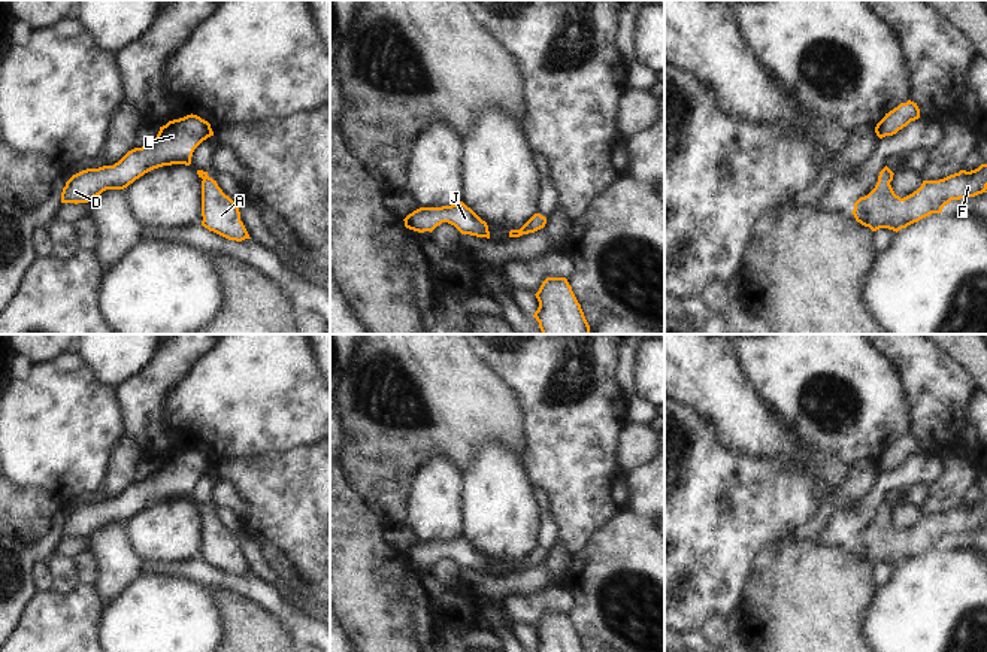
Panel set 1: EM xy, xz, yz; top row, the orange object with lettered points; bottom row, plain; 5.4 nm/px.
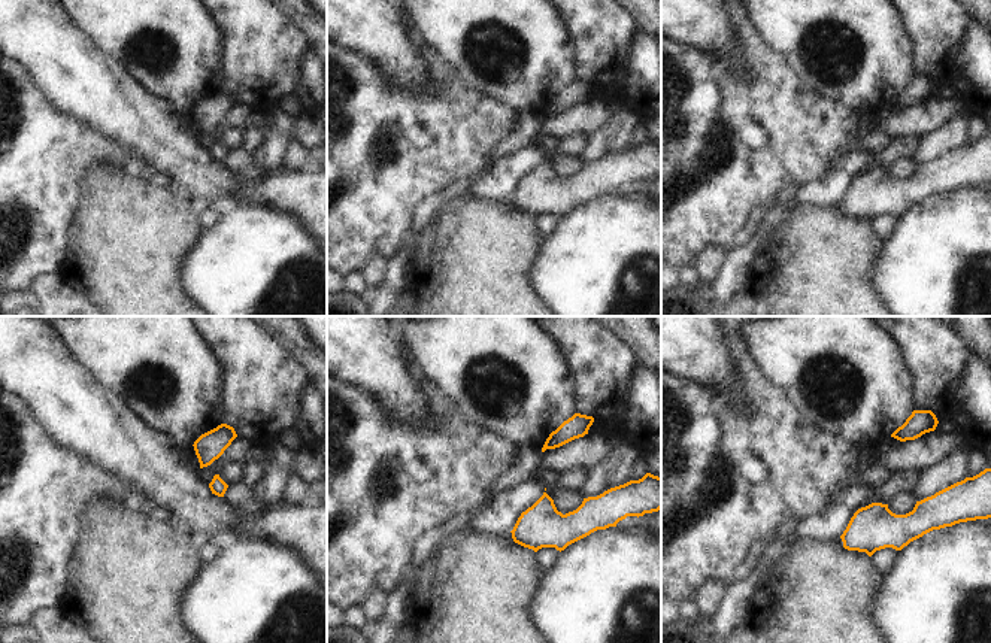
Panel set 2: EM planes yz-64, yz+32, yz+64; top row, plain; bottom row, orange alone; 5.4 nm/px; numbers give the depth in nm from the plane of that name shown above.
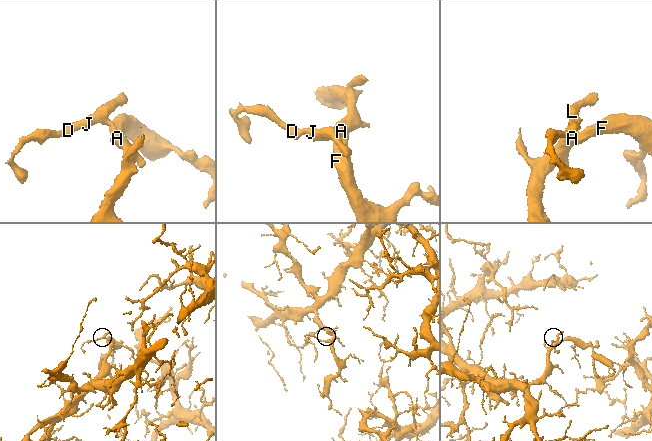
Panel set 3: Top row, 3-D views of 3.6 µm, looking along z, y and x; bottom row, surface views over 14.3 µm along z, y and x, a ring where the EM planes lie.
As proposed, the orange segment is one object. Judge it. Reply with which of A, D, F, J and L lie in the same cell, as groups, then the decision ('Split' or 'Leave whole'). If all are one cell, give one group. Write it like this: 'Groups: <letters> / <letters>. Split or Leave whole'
Groups: A D F J L. Leave whole

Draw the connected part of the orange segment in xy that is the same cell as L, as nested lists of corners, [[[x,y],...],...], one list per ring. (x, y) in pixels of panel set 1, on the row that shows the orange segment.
[[[197,115],[169,121],[160,127],[152,142],[128,151],[113,166],[73,175],[63,188],[61,203],[88,203],[103,191],[124,189],[145,173],[163,166],[190,166],[194,149],[211,136],[211,124]]]

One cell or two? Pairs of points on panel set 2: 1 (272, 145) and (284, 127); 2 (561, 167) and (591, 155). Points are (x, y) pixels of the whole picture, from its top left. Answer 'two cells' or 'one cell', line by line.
1: one cell
2: two cells

